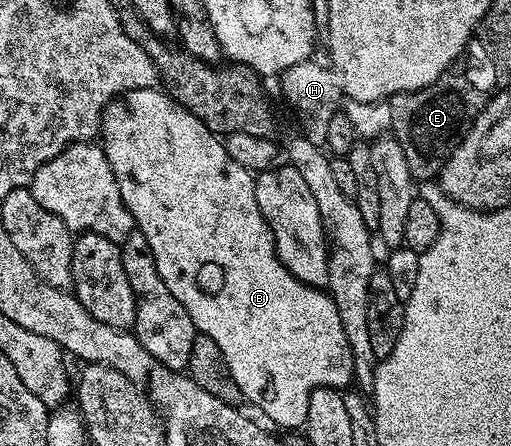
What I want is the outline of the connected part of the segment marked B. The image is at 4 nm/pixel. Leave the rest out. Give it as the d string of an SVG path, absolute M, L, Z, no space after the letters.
M154 86L127 91L103 110L101 146L113 169L113 177L117 177L121 197L135 219L136 228L149 241L149 249L153 249L153 261L157 261L157 273L161 273L161 281L165 281L165 285L169 285L169 293L173 293L173 297L177 297L177 301L185 305L185 313L189 313L196 332L213 337L213 341L217 341L217 349L221 349L221 357L225 357L225 365L233 381L237 381L248 404L260 407L279 427L302 428L307 421L309 397L313 389L318 387L347 389L352 386L355 378L353 353L349 349L349 340L345 337L345 325L341 325L341 313L337 313L337 305L326 290L303 284L278 259L273 233L257 205L257 196L254 192L256 176L229 155L220 136L210 131L200 119L193 117L193 113L189 113L189 109L185 109L171 98L166 90Z

